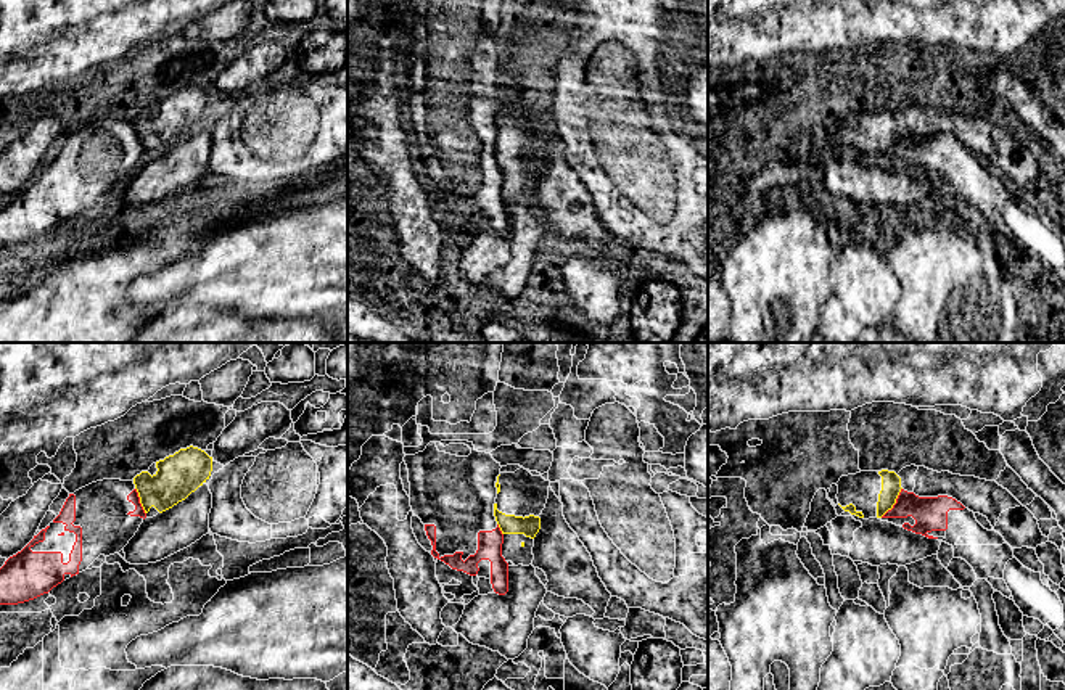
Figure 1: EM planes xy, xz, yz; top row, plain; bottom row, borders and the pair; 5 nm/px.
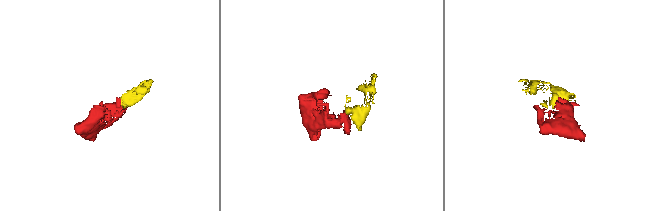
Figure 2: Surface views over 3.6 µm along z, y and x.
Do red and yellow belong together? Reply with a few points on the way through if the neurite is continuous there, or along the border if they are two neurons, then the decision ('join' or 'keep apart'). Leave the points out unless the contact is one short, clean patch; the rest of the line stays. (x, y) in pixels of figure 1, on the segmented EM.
along yz (901, 488), (896, 502), (880, 517) | keep apart

